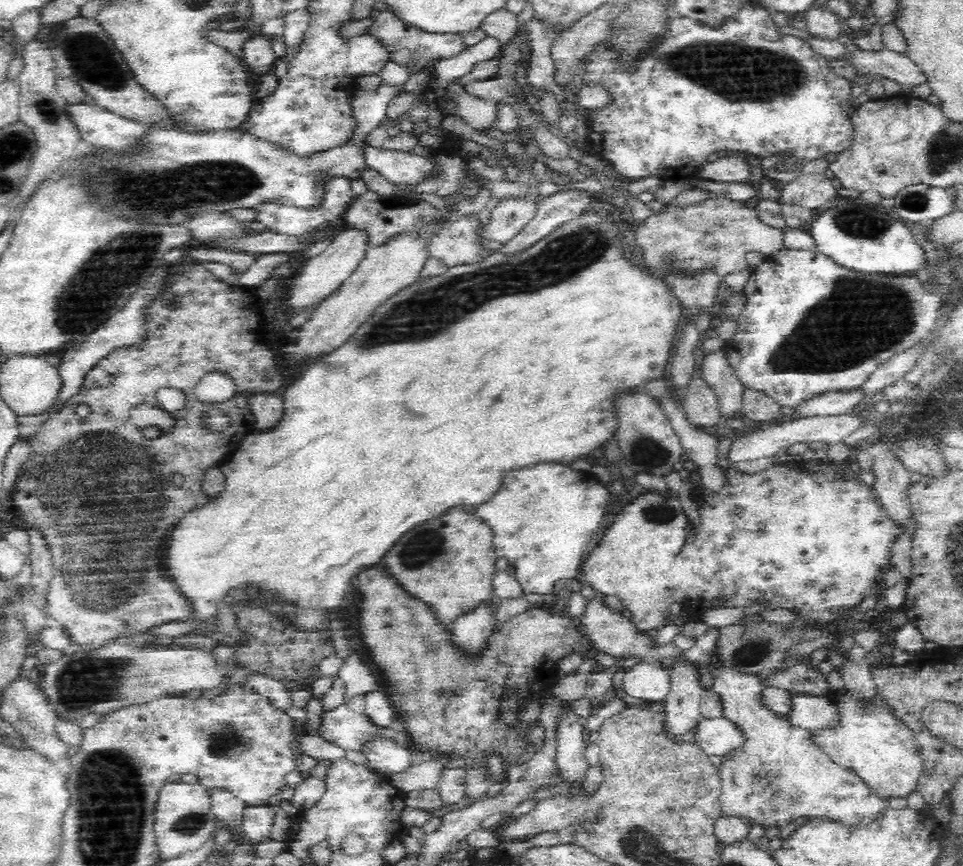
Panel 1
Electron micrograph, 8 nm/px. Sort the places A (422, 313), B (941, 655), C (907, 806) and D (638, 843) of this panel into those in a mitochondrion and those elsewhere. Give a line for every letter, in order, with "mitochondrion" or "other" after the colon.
A: mitochondrion
B: other
C: other
D: mitochondrion

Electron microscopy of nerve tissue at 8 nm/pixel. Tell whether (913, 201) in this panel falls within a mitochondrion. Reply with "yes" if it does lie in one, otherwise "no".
yes

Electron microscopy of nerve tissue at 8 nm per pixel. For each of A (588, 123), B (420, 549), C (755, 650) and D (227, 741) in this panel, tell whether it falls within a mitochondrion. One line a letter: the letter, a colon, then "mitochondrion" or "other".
A: other
B: mitochondrion
C: mitochondrion
D: mitochondrion

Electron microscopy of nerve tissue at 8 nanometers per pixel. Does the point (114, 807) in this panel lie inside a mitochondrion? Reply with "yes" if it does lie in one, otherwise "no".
yes

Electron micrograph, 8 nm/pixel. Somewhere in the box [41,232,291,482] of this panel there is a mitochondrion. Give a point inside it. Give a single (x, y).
(71, 308)

